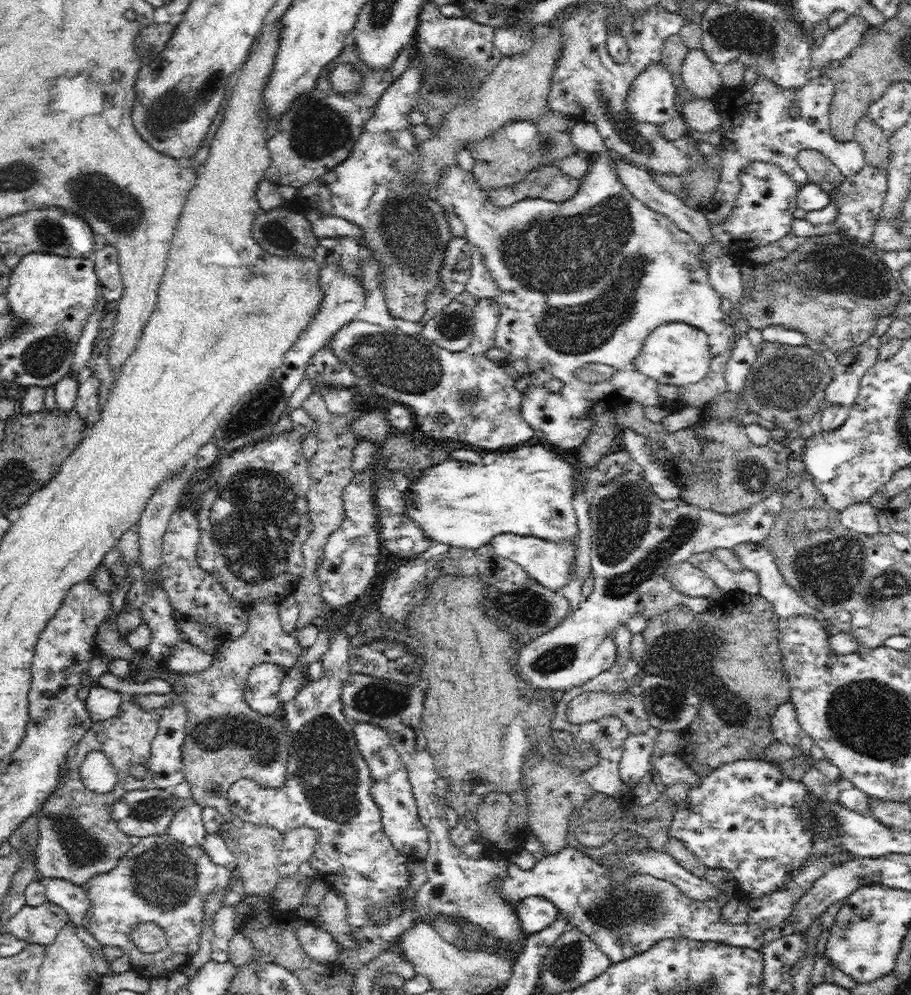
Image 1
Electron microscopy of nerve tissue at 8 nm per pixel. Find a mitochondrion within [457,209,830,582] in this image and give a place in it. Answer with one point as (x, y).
(786, 385)

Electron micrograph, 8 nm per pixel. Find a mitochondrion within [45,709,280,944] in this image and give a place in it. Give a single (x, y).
(164, 877)

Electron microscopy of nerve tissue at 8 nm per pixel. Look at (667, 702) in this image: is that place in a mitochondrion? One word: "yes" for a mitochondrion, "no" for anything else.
yes

